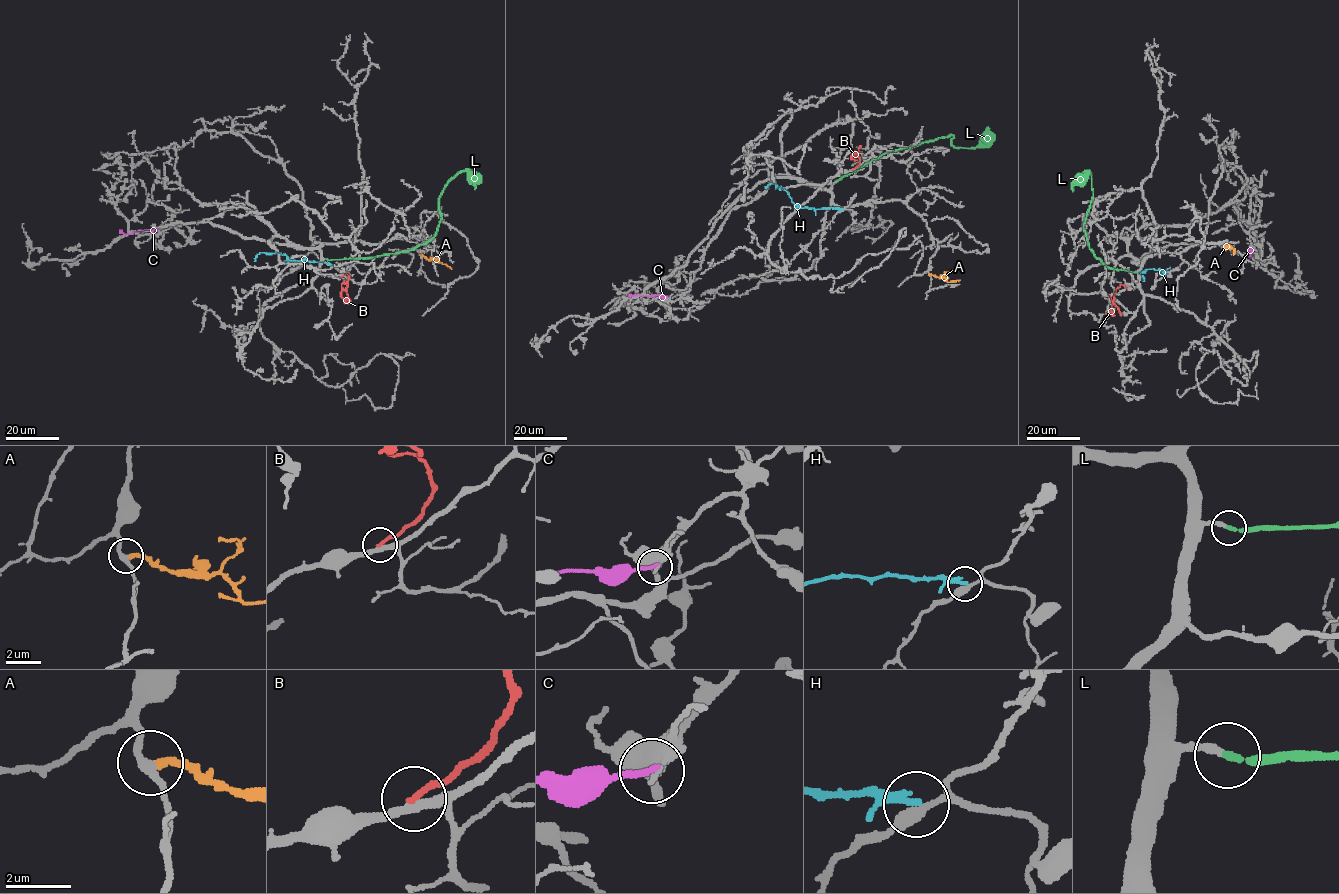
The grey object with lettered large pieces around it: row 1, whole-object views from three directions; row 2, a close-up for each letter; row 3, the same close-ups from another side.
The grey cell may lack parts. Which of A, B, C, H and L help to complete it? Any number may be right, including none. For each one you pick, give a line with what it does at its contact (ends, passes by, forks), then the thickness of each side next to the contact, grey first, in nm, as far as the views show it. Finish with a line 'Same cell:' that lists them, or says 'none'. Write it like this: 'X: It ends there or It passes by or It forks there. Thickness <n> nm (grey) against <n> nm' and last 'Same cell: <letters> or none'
L: It ends there. Thickness 280 nm (grey) against 240 nm
Same cell: L

